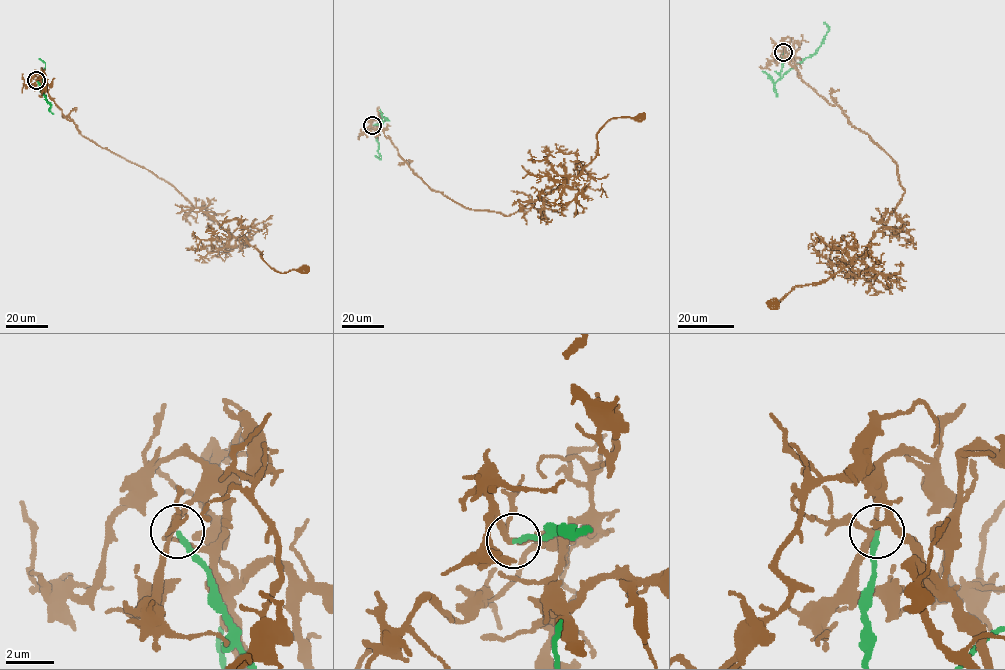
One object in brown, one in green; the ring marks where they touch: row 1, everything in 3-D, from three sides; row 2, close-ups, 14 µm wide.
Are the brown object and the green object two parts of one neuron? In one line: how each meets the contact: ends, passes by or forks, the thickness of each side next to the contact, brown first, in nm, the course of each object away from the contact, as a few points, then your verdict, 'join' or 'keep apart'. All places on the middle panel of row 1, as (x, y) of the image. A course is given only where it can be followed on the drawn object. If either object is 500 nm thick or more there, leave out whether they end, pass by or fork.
brown forks there; green ends there; 170 nm thick on the brown side, 200 nm on the other; brown runs (372, 125), (430, 188), (471, 209), (510, 216), (579, 175), (608, 121), (640, 119); green runs (372, 125), (382, 123), (376, 135), (381, 159), (374, 155); keep apart

